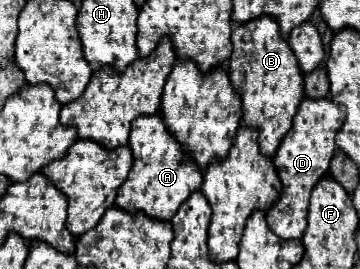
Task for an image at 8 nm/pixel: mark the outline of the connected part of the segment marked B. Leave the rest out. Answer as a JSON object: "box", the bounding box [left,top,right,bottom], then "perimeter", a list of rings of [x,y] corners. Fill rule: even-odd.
{"box":[230,16,304,156],"perimeter":[[[260,16],[260,20],[250,20],[232,32],[232,56],[230,56],[230,80],[242,96],[242,120],[246,126],[258,130],[260,152],[274,156],[280,140],[292,126],[292,118],[298,104],[304,98],[304,74],[298,68],[296,54],[292,52],[288,40],[280,36],[276,20]]]}

